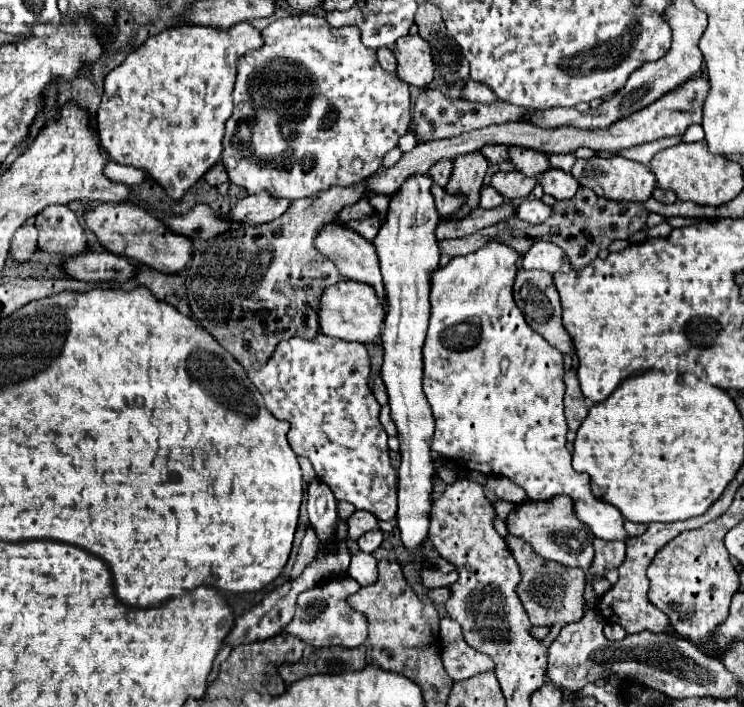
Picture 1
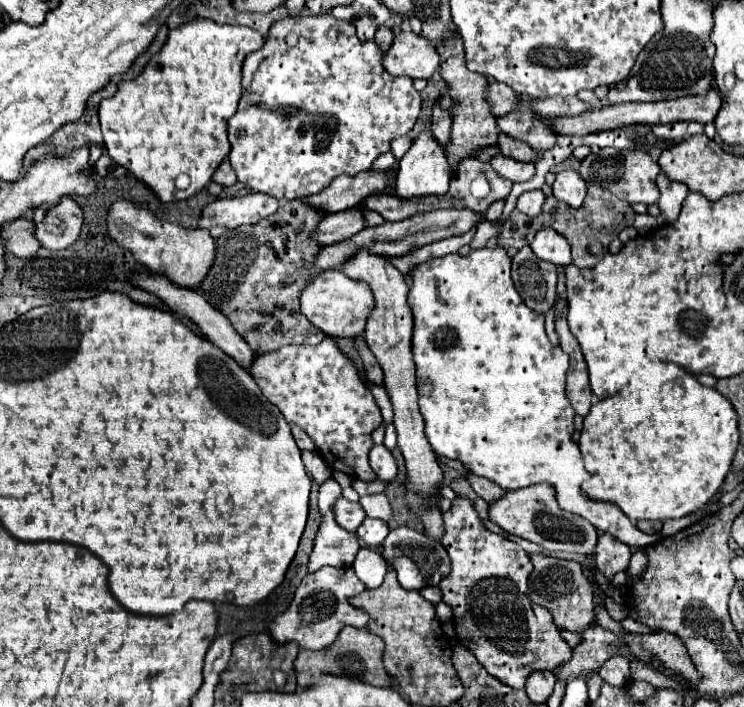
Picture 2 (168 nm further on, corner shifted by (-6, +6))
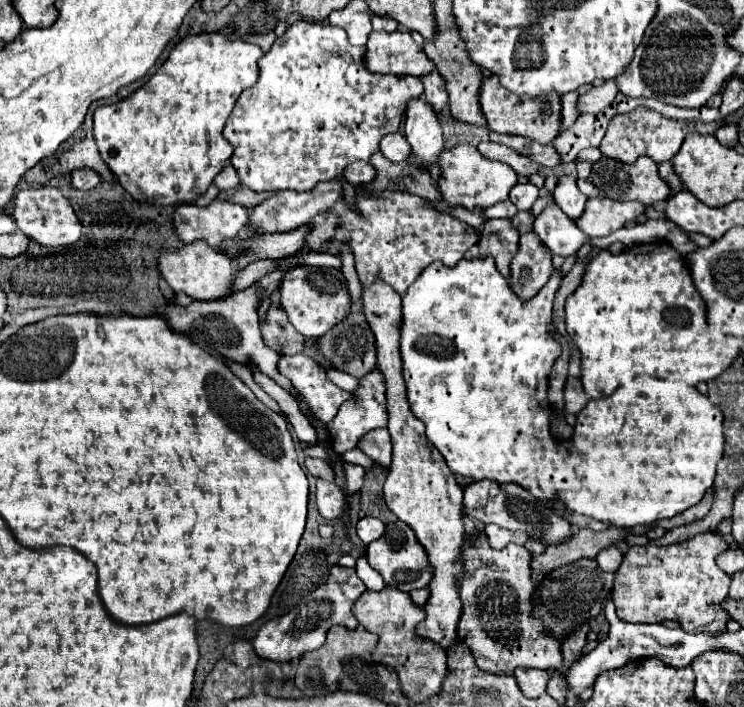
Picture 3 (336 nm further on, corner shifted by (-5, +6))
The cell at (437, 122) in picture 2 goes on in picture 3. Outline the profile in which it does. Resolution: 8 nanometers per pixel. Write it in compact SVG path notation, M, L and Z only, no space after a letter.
M432 70L430 74L422 76L424 84L424 98L434 106L436 112L440 112L448 104L448 94L444 90L444 78L438 76L438 70Z

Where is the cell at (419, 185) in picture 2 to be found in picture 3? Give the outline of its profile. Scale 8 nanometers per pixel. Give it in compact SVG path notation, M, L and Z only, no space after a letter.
M414 98L406 104L406 122L404 122L404 132L406 138L412 146L412 158L408 160L410 164L418 168L426 168L426 162L438 162L438 154L442 152L442 128L438 122L438 116L434 108L424 100L424 98Z

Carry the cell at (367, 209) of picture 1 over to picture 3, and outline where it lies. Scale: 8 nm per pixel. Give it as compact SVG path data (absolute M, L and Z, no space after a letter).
M460 144L450 150L442 150L440 166L442 166L442 178L438 182L438 190L442 192L444 200L448 204L462 204L468 210L476 206L488 208L506 200L508 192L518 182L518 176L510 166L496 160L482 158L482 154L478 154L478 150L470 144Z

